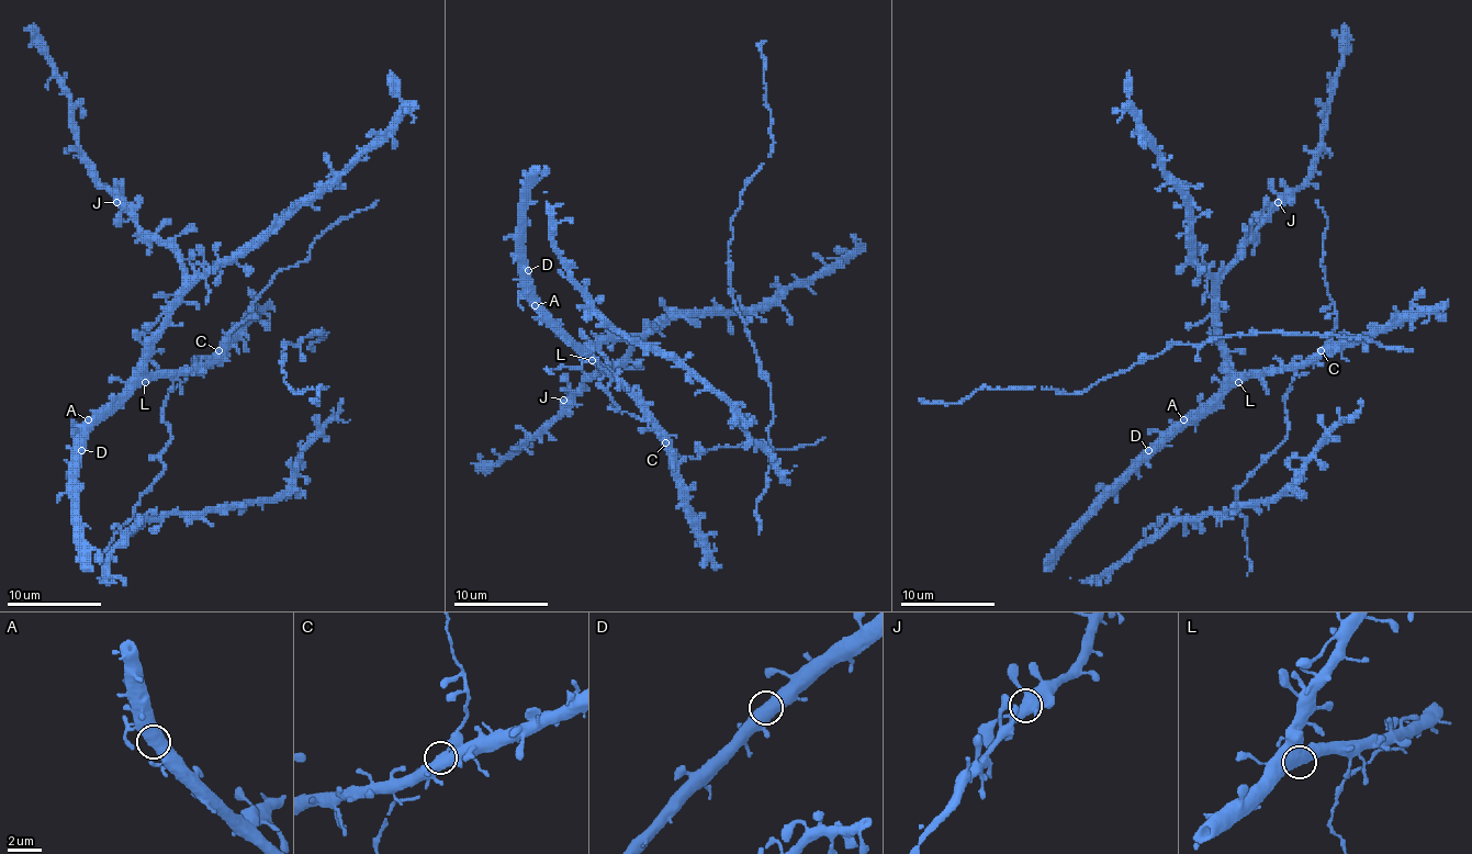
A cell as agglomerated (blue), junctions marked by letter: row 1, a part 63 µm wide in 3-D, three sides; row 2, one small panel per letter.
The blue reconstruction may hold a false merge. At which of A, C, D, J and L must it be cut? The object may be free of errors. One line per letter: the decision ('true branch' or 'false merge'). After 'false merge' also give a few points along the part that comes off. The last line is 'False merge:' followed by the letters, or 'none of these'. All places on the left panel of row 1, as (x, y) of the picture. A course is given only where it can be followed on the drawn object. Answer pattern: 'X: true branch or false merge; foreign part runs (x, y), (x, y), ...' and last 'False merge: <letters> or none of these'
A: true branch
C: true branch
D: true branch
J: true branch
L: true branch
False merge: none of these

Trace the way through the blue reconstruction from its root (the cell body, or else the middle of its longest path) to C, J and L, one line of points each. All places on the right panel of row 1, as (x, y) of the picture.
C: (1261, 370), (1290, 370), (1304, 361), (1311, 361), (1321, 351)
J: (1261, 370), (1233, 370), (1228, 349), (1218, 333), (1218, 276), (1278, 202)
L: (1261, 370), (1249, 370), (1238, 382)

